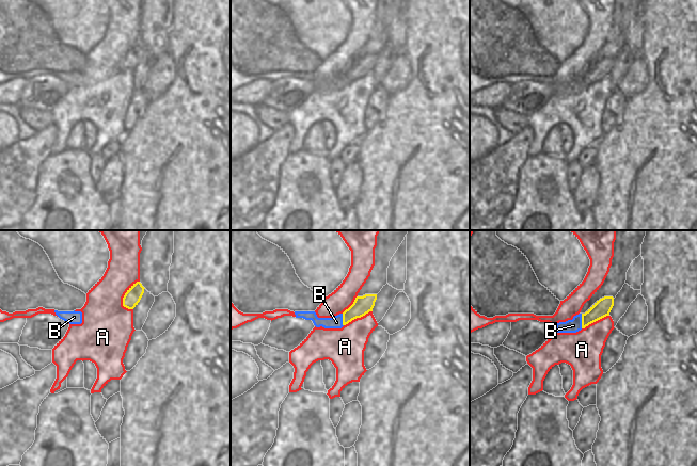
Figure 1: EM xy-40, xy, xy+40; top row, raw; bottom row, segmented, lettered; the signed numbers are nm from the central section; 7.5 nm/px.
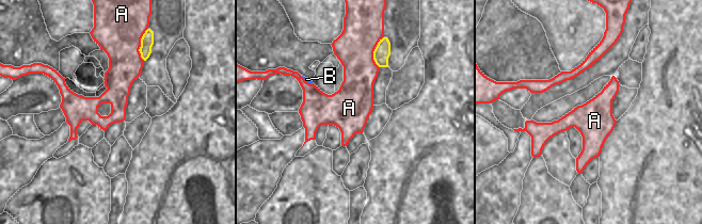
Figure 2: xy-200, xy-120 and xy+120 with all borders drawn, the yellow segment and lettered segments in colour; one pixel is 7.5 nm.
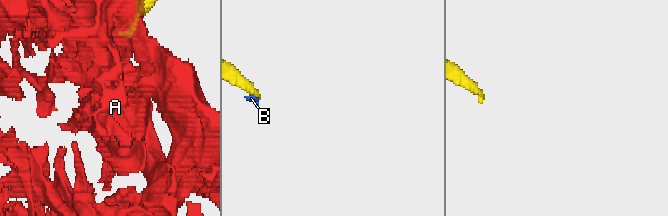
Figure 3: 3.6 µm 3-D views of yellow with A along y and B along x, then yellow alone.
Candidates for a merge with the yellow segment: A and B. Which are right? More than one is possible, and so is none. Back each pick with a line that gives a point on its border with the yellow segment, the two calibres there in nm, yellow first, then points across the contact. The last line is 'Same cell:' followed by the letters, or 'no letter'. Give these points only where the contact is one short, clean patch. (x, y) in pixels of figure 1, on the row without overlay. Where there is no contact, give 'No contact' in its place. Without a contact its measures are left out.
Same cell: no letter.

